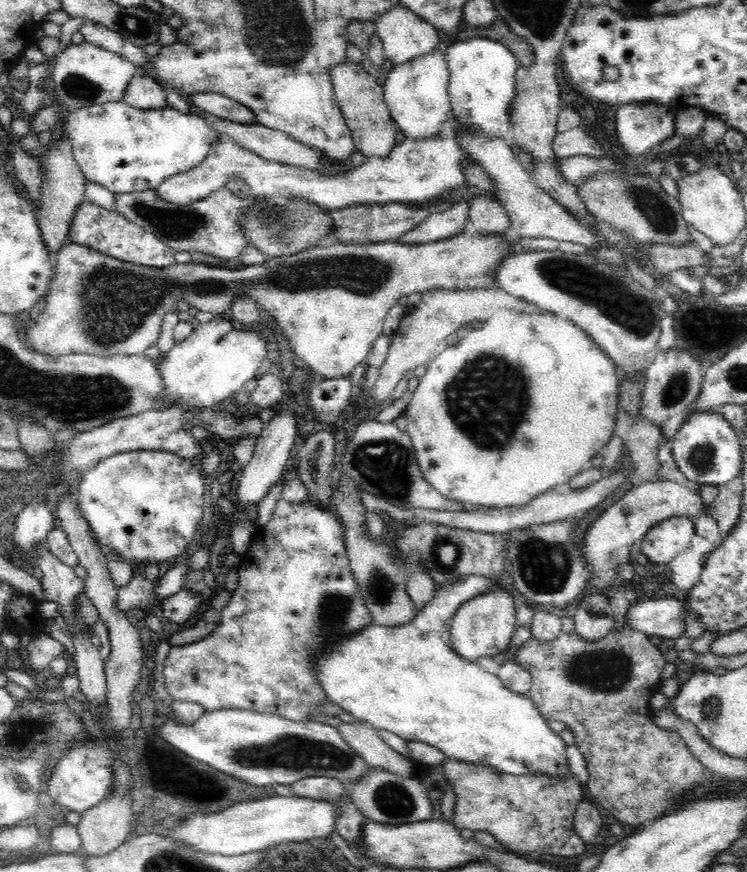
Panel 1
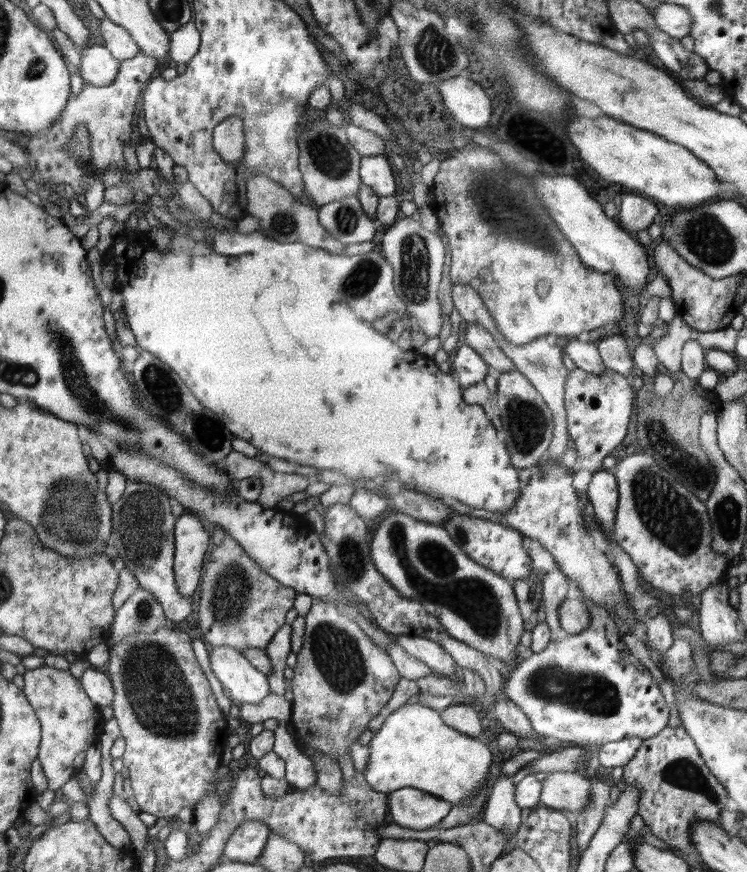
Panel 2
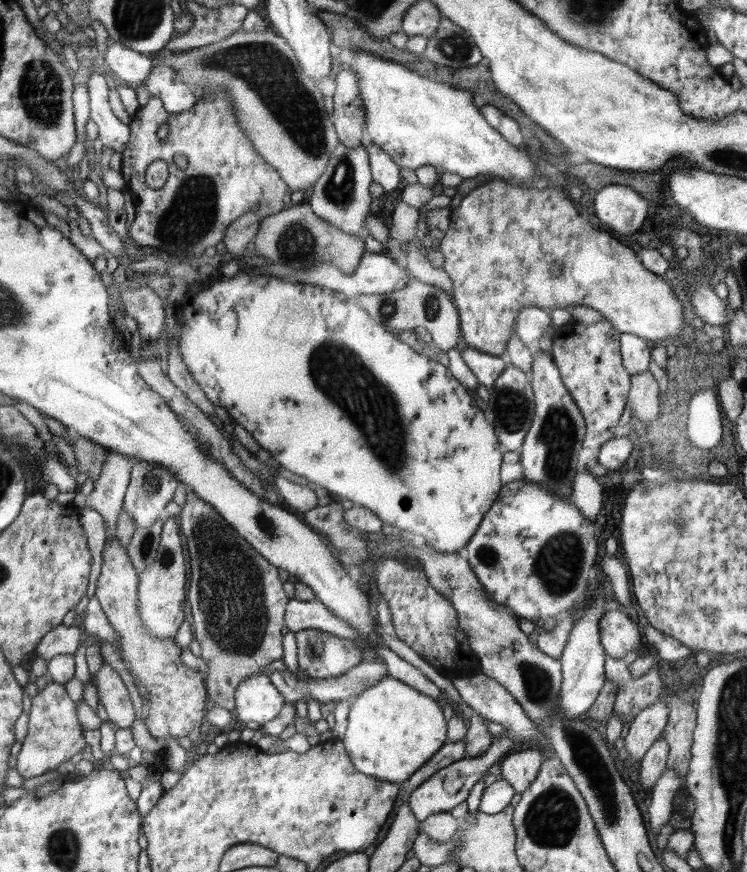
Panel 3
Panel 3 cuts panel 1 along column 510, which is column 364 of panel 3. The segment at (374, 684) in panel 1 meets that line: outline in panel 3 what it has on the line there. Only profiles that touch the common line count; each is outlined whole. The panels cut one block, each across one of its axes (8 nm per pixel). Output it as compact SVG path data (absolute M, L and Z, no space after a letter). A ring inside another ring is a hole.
M387 675L352 700L347 729L341 741L356 770L382 781L401 784L424 767L447 741L447 721L442 710L437 700Z

